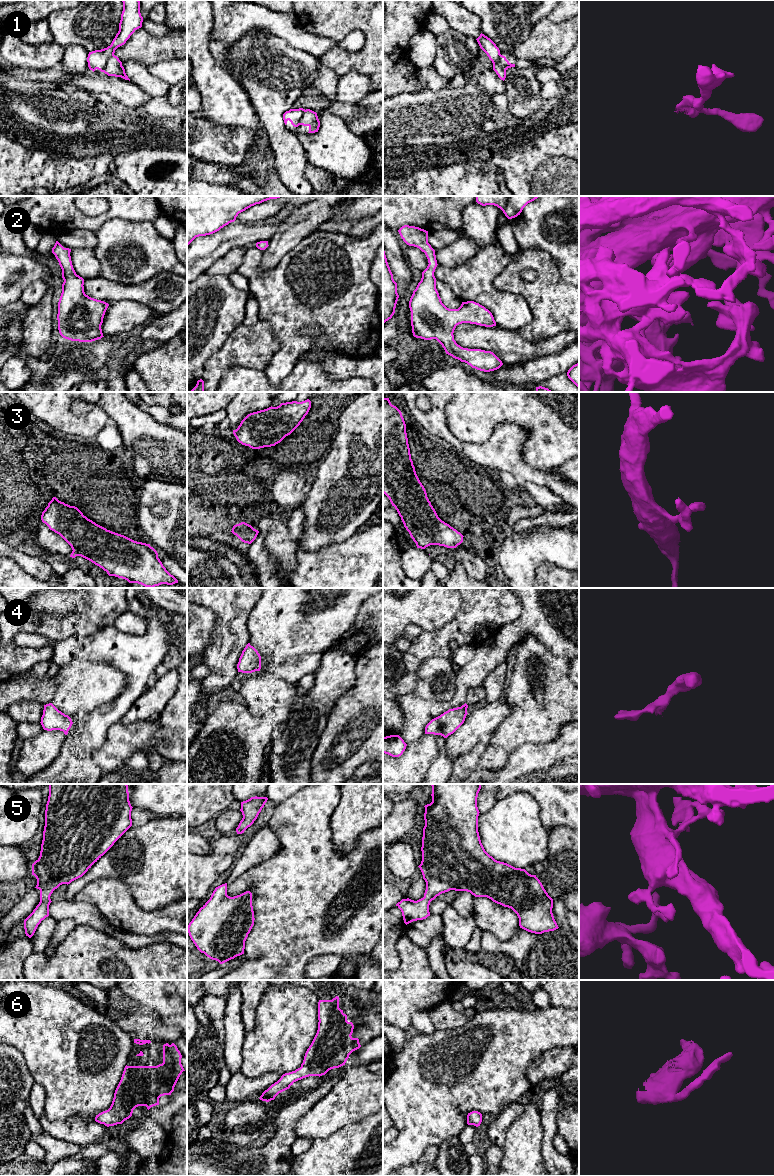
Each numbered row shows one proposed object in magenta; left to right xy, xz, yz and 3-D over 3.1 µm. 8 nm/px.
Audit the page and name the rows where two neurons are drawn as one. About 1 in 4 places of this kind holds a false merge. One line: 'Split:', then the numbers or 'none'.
Split: none

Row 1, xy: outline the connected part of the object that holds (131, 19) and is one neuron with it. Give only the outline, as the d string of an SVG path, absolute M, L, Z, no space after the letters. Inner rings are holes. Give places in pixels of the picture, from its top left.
M122 0L123 11L119 23L119 31L110 46L101 50L89 52L88 67L93 72L98 69L108 76L121 77L129 80L122 62L114 55L115 50L124 45L130 36L142 27L143 17L140 13L139 0Z

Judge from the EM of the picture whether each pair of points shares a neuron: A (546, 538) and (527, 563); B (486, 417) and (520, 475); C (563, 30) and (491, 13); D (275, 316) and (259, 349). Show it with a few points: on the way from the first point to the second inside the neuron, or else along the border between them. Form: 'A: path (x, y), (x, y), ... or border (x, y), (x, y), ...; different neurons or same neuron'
A: path (540, 544), (527, 557); same neuron
B: border (516, 424), (498, 423), (486, 440), (473, 442); different neurons
C: border (546, 16), (536, 23), (521, 42); different neurons
D: border (260, 319), (270, 325), (279, 346); different neurons

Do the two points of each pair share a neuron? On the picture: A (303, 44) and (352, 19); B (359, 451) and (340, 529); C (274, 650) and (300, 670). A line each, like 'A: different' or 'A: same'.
A: different
B: same
C: different

